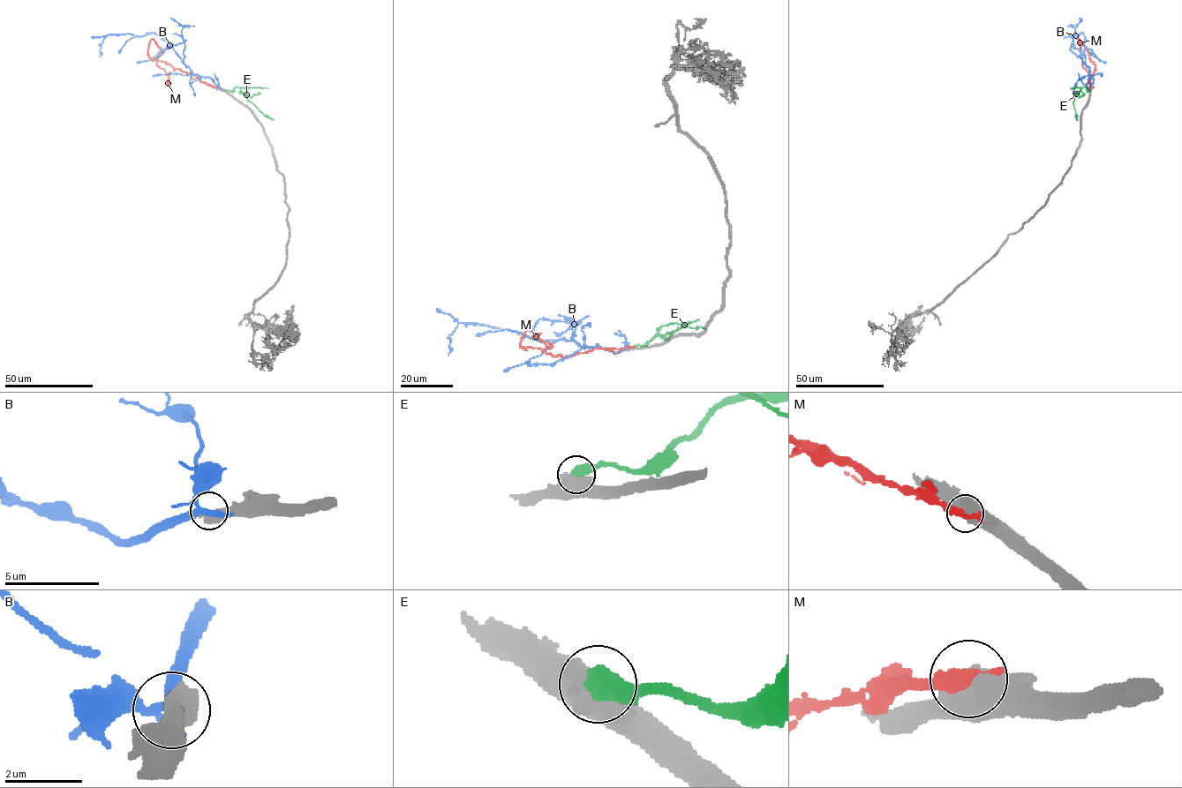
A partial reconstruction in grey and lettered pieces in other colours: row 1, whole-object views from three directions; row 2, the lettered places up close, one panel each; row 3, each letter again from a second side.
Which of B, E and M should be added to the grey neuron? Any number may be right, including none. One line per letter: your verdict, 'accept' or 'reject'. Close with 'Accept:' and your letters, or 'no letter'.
B: reject
E: reject
M: reject
Accept: no letter

